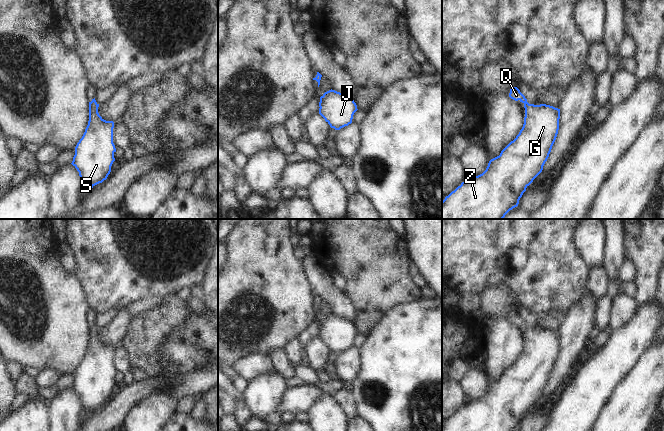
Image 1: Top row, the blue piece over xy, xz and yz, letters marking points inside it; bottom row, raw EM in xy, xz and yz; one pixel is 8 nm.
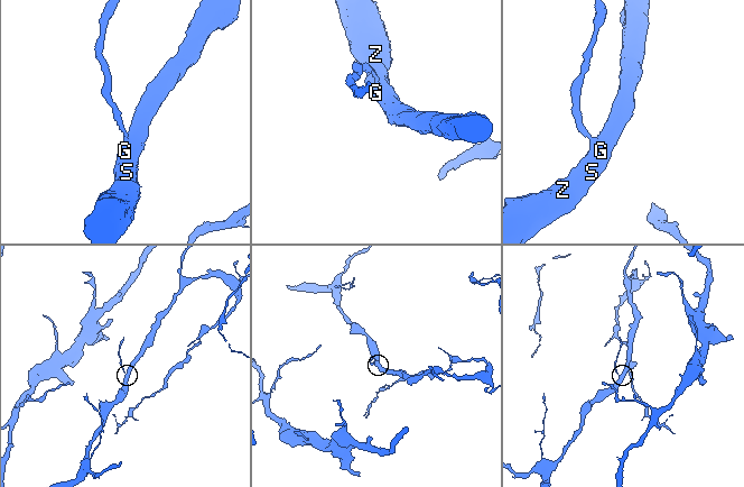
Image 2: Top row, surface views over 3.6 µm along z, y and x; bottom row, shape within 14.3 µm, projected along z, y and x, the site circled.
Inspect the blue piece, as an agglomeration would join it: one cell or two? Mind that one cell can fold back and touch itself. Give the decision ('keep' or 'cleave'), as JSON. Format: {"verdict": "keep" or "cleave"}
{"verdict": "keep"}

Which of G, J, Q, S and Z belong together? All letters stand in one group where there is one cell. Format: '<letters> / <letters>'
G J Q S Z

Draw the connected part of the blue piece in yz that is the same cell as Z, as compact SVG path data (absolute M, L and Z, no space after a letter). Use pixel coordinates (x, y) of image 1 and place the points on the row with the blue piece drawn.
M517 87L510 89L509 97L524 104L522 129L499 156L489 161L482 174L469 176L445 197L442 201L442 219L503 219L518 206L526 188L542 172L558 134L560 109L546 104L529 104Z

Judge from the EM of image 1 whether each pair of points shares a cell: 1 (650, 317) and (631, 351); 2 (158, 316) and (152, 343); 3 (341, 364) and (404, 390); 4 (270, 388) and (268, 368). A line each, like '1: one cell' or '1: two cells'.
1: one cell
2: one cell
3: two cells
4: two cells

